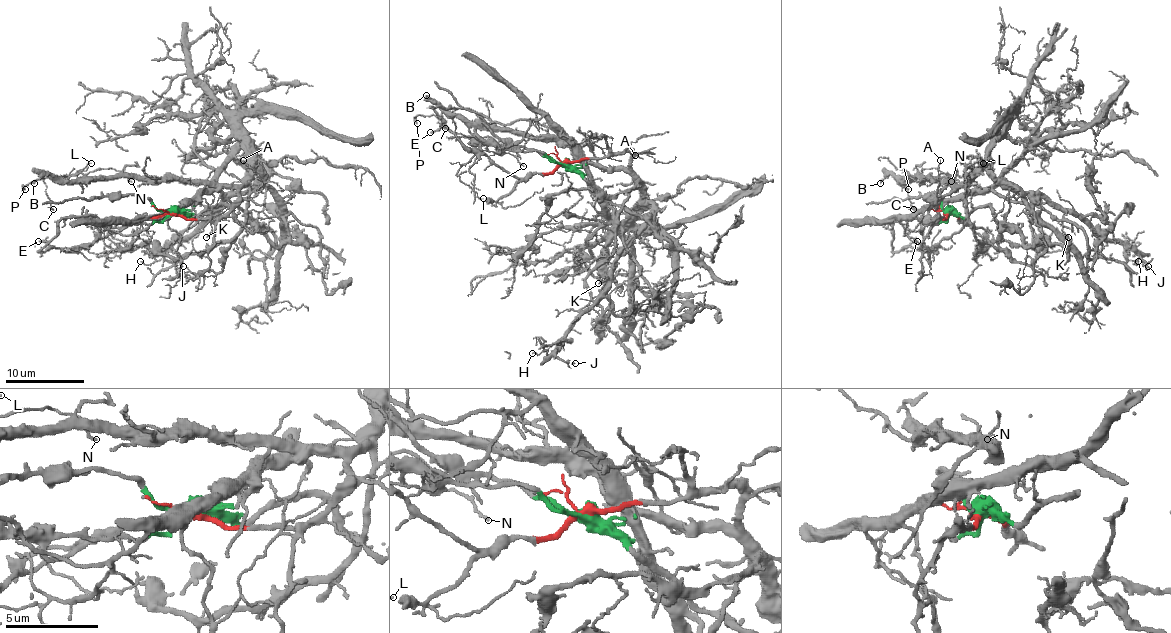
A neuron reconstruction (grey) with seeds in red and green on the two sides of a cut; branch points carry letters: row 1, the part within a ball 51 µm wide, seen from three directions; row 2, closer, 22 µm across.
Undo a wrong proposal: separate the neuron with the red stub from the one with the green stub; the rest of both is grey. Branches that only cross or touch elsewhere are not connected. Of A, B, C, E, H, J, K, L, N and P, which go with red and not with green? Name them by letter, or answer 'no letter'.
A, B, C, E, H, J, K, L, N, P

